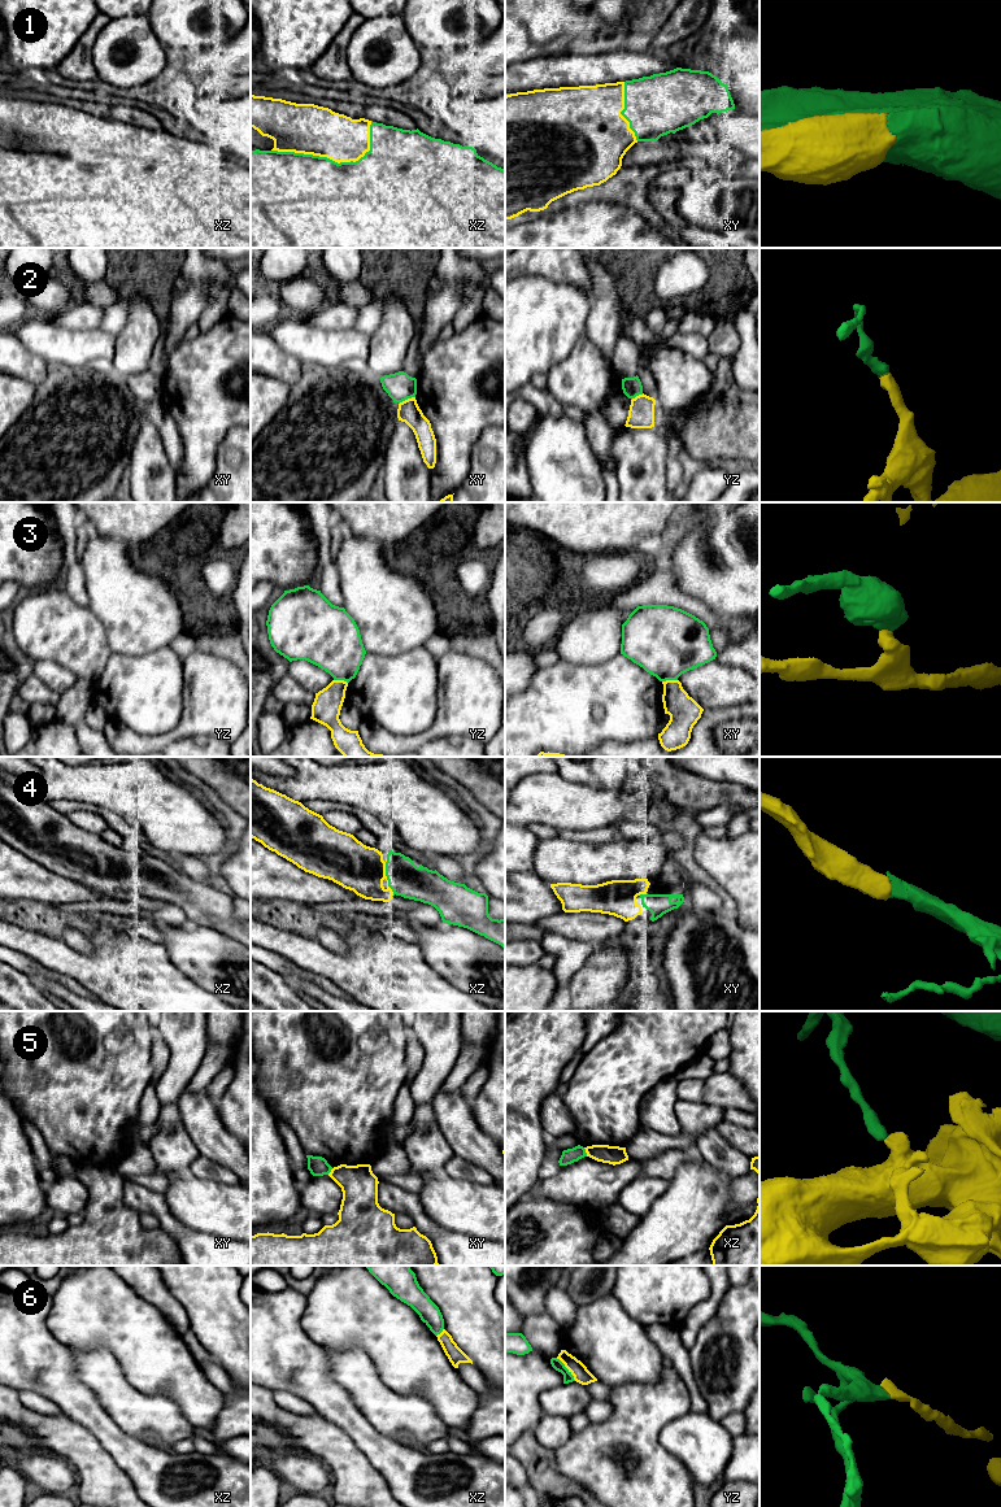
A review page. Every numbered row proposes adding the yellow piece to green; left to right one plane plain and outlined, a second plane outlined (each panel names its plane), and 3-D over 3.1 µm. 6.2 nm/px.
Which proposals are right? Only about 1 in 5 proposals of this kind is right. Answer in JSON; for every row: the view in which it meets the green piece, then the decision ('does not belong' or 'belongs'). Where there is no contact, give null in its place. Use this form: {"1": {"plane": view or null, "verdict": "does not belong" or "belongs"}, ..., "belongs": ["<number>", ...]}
{"1": {"plane": "xz", "verdict": "belongs"}, "2": {"plane": "xy", "verdict": "does not belong"}, "3": {"plane": "xy", "verdict": "does not belong"}, "4": {"plane": "xz", "verdict": "belongs"}, "5": {"plane": "xz", "verdict": "does not belong"}, "6": {"plane": "yz", "verdict": "does not belong"}, "belongs": ["1", "4"]}

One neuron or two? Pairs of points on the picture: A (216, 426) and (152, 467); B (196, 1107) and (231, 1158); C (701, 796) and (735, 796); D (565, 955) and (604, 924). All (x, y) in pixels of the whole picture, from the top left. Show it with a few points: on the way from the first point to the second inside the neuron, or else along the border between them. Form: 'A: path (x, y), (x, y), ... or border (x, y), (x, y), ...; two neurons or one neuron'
A: border (173, 469), (177, 488); two neurons
B: path (201, 1120), (208, 1133), (220, 1145); one neuron
C: path (709, 796), (727, 796); one neuron
D: border (553, 933), (588, 941), (593, 945); two neurons

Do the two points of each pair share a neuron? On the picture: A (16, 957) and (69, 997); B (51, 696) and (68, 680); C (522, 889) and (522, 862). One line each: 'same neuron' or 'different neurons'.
A: different neurons
B: different neurons
C: different neurons

